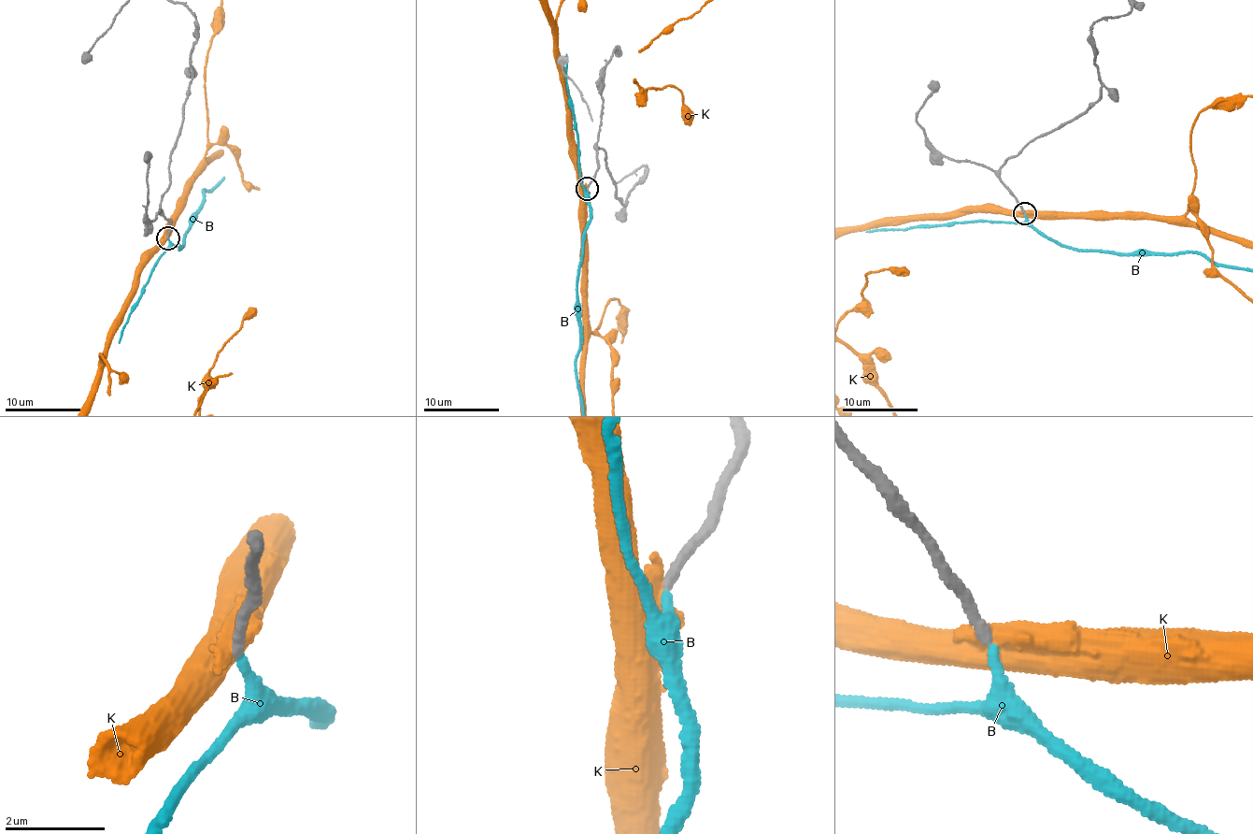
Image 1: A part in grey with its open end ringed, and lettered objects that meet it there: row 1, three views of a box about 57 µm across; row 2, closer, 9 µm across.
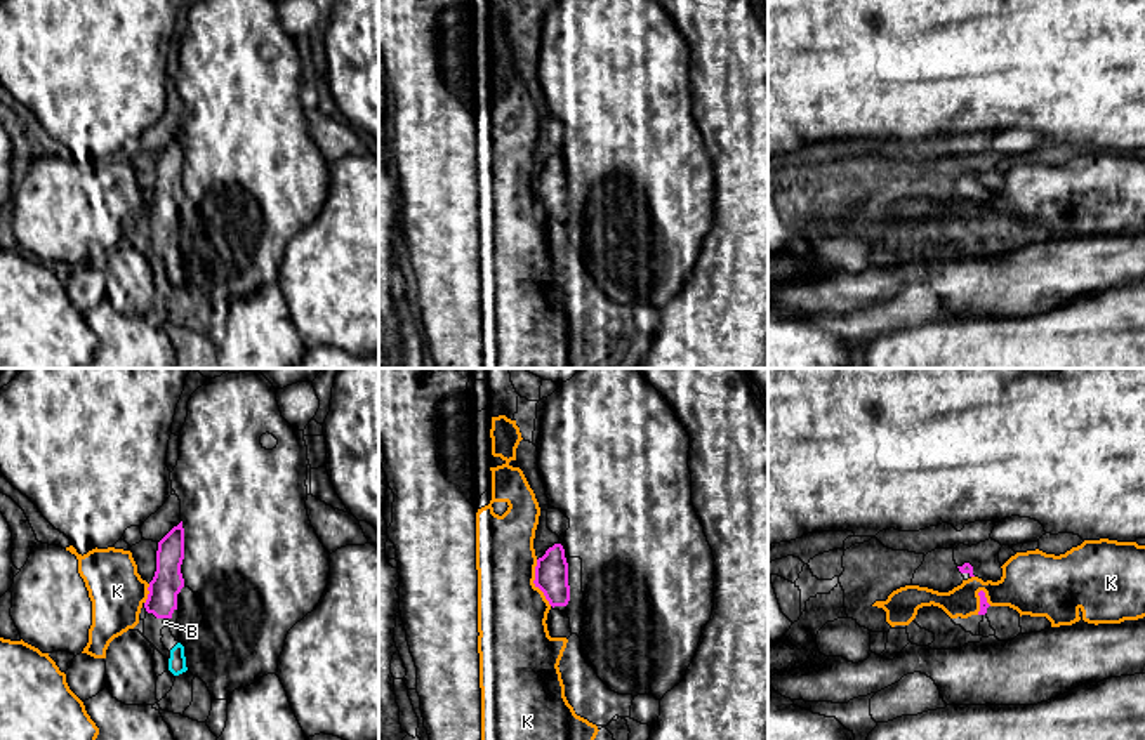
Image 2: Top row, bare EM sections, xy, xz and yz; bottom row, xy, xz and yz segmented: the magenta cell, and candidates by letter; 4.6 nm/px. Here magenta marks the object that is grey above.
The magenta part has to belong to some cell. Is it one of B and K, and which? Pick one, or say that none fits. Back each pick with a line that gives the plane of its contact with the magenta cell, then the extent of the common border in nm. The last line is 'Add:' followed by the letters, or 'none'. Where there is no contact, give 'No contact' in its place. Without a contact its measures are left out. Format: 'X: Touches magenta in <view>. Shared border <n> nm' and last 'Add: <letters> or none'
B: No contact
Add: B

